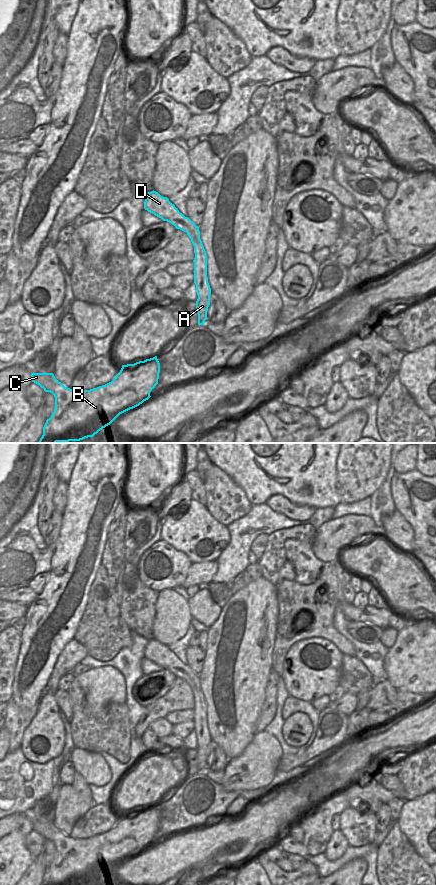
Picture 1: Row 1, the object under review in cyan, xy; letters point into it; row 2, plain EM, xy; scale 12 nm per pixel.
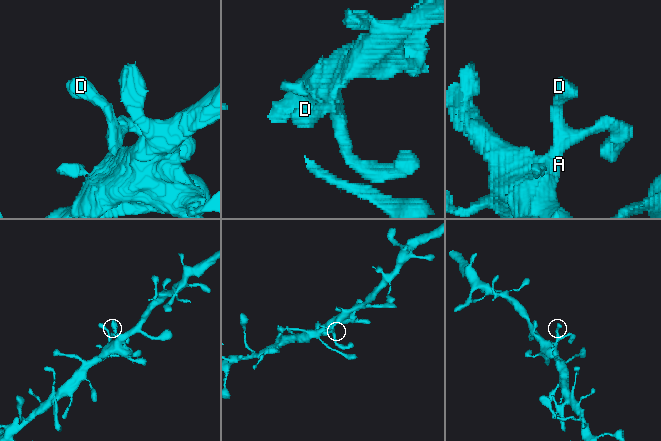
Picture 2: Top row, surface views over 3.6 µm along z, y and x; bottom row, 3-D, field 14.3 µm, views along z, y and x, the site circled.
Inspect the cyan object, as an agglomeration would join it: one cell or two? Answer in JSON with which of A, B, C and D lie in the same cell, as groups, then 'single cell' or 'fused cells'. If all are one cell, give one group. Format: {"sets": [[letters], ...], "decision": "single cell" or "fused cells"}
{"sets": [["A", "B", "C", "D"]], "decision": "single cell"}

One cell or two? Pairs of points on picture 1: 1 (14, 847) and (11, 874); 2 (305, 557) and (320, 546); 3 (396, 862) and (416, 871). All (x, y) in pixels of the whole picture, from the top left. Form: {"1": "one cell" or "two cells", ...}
{"1": "one cell", "2": "two cells", "3": "one cell"}

